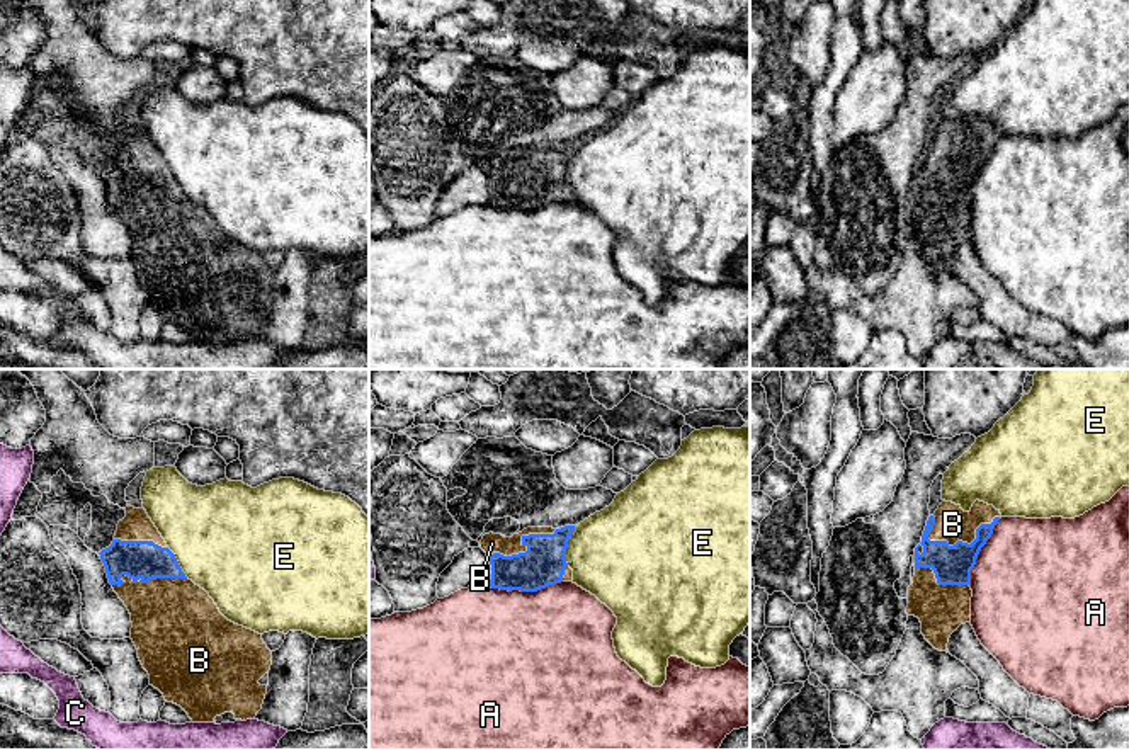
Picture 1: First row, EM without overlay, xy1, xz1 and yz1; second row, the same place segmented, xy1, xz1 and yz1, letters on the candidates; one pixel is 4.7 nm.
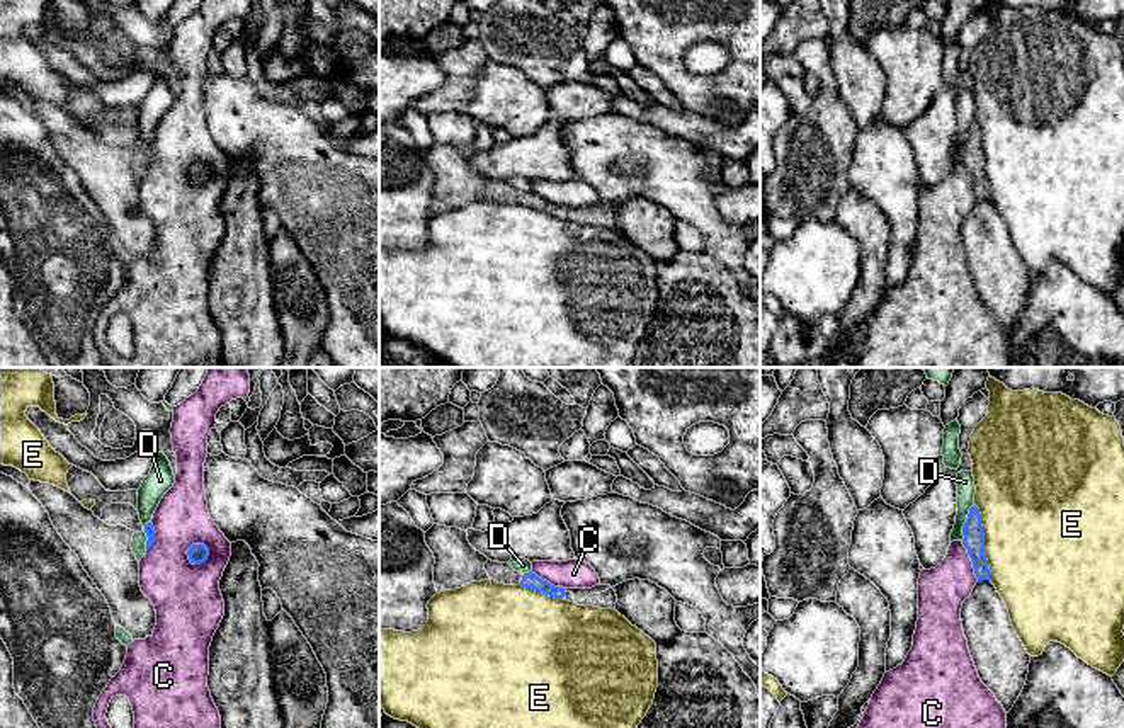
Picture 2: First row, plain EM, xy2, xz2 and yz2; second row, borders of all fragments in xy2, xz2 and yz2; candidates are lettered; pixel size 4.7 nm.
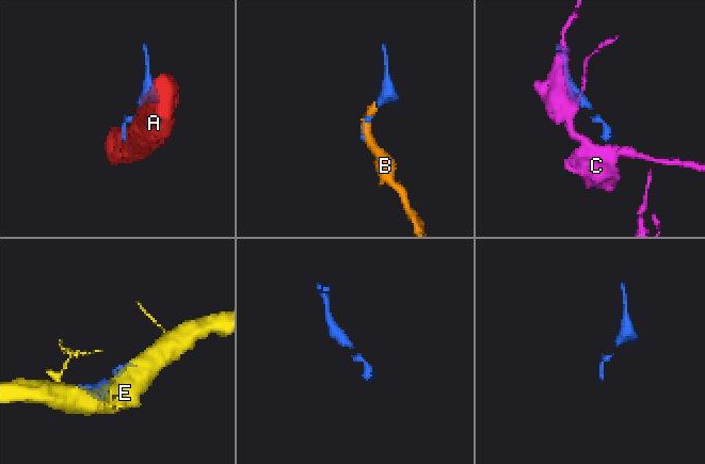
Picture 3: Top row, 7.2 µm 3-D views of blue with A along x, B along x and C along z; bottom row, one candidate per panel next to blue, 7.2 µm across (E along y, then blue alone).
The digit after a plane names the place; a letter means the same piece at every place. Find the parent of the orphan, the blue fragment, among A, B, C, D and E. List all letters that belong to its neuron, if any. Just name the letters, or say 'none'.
B

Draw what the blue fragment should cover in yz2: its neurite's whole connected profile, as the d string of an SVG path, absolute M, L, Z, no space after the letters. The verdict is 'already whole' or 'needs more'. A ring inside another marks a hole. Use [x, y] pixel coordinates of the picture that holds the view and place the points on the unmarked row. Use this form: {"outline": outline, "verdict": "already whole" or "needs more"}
{"outline": "M976 124L969 128L968 138L962 145L962 163L973 180L978 199L990 199L988 179L985 173L985 153L981 145L981 133Z", "verdict": "already whole"}

